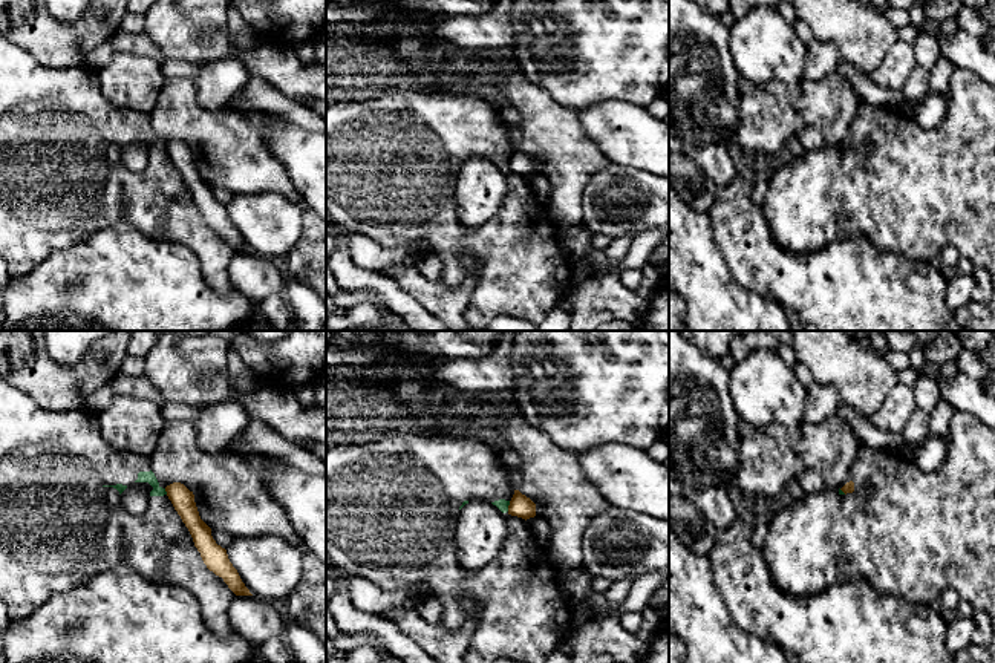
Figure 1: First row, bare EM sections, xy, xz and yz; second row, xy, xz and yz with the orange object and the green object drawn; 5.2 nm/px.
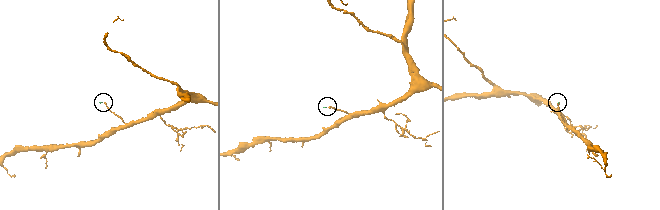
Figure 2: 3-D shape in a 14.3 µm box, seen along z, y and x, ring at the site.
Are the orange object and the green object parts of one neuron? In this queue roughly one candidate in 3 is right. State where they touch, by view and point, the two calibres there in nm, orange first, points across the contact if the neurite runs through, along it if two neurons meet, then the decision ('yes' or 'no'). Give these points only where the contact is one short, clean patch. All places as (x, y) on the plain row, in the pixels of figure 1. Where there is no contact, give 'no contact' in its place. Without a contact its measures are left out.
meets orange in xz at (508, 163); 120 nm thick on the orange side, 60 nm on the other; border along xz (510, 158), (507, 167); no

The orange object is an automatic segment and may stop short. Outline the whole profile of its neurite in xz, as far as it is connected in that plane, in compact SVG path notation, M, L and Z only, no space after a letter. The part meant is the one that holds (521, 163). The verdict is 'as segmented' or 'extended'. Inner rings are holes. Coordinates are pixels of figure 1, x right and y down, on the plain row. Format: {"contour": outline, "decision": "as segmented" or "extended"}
{"contour": "M514 147L514 152L508 162L508 171L517 173L527 178L536 173L536 161L525 152L522 152L519 147Z", "decision": "as segmented"}

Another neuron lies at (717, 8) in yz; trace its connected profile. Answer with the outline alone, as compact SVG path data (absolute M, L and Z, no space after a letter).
M692 0L700 5L703 11L721 17L726 11L729 11L732 0Z

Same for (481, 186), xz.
M468 158L456 176L455 199L461 225L481 228L501 210L507 193L505 170L487 158Z

